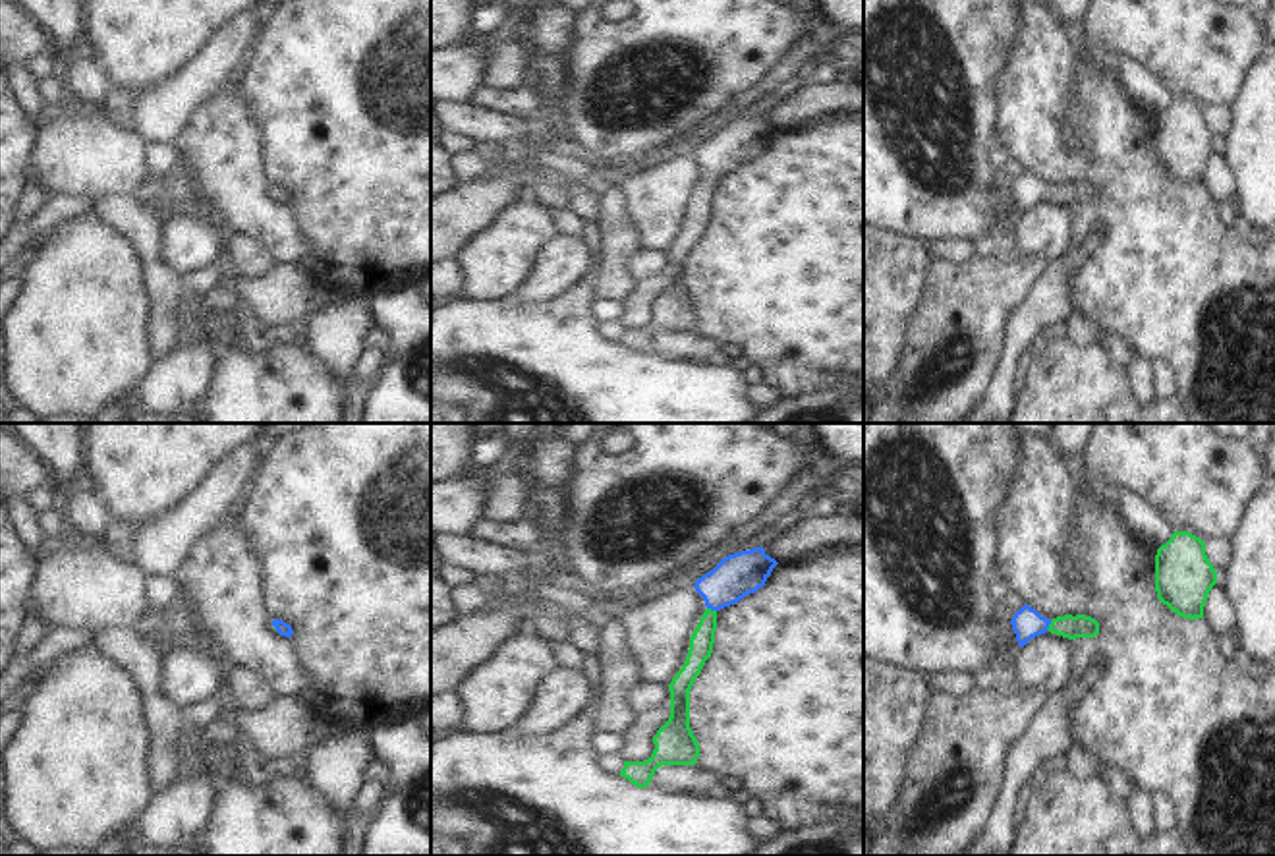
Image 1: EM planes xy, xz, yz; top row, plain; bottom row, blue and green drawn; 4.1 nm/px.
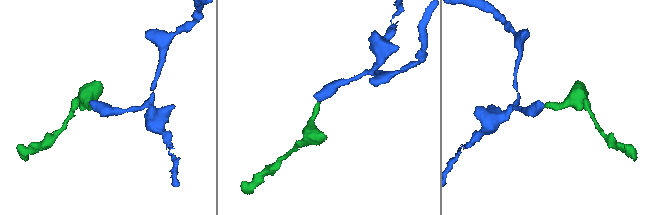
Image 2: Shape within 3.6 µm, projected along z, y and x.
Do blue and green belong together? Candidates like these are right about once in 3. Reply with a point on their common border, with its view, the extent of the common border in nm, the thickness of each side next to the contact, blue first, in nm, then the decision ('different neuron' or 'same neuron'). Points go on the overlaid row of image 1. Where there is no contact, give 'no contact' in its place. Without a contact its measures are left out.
xz (711, 609) | 40 nm | 180/100 nm | same neuron

